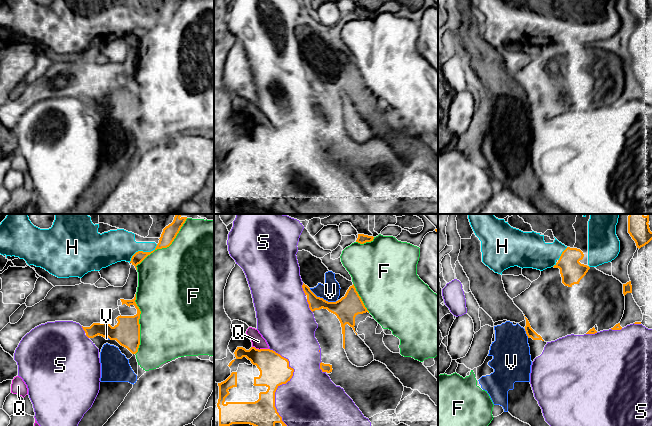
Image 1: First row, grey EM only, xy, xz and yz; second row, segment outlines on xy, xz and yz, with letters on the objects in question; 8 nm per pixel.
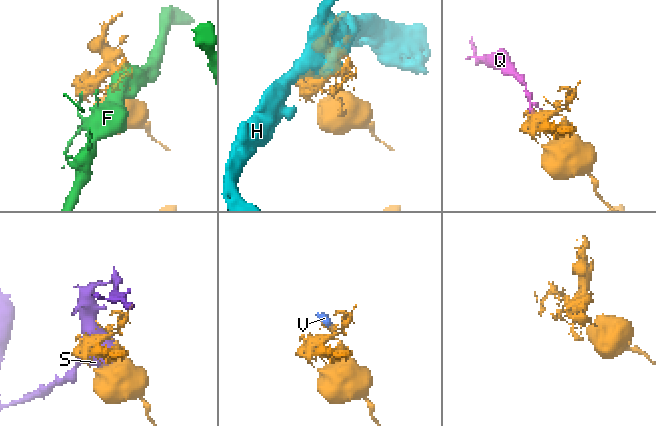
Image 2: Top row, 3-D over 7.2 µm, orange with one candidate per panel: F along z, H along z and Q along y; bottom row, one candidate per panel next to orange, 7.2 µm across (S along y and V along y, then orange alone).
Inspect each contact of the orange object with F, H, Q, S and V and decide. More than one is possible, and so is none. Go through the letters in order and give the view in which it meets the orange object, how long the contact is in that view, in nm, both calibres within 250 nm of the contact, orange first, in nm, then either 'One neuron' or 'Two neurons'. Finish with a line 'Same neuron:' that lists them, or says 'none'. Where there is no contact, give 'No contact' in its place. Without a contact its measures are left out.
F: Touches orange in xy. Shared border 480 nm. Thickness 200 nm (orange) against 500 nm. Two neurons
H: Touches orange in xy. Shared border 280 nm. Thickness 120 nm (orange) against 260 nm. Two neurons
Q: Touches orange in xz. Shared border 140 nm. Thickness 240 nm (orange) against 100 nm. Two neurons
S: Touches orange in xz. Shared border 650 nm. Thickness 240 nm (orange) against 440 nm. Two neurons
V: Touches orange in xz. Shared border 240 nm. Thickness 190 nm (orange) against 160 nm. Two neurons
Same neuron: none

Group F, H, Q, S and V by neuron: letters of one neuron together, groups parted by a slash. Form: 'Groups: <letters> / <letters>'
Groups: F / H / Q / S / V

